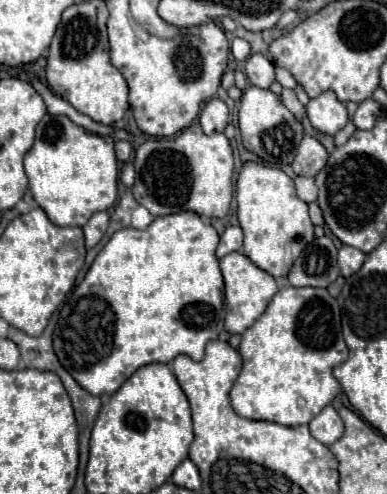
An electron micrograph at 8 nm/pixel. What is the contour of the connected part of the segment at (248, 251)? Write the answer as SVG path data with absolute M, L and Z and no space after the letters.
M251 161L241 167L235 191L237 217L245 235L243 255L249 257L253 265L273 275L277 281L285 281L297 257L315 239L307 203L297 197L293 179L289 175L277 167L265 167Z

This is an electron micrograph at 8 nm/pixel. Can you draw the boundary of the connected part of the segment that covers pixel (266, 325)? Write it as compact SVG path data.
M283 287L275 293L265 313L249 327L239 345L243 369L231 389L231 405L239 417L251 421L273 421L279 425L309 423L323 407L339 393L339 381L333 377L333 367L347 359L347 345L341 333L341 315L337 301L327 289L315 287Z

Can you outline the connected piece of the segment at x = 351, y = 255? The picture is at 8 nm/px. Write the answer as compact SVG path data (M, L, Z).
M343 245L339 249L339 269L341 269L341 275L343 277L351 277L365 261L365 253L355 249L355 247L347 247Z

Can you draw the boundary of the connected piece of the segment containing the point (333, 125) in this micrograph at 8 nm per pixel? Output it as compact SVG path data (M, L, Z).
M321 93L317 99L311 99L307 105L307 117L319 133L327 135L335 135L349 121L347 107L337 101L333 93Z

